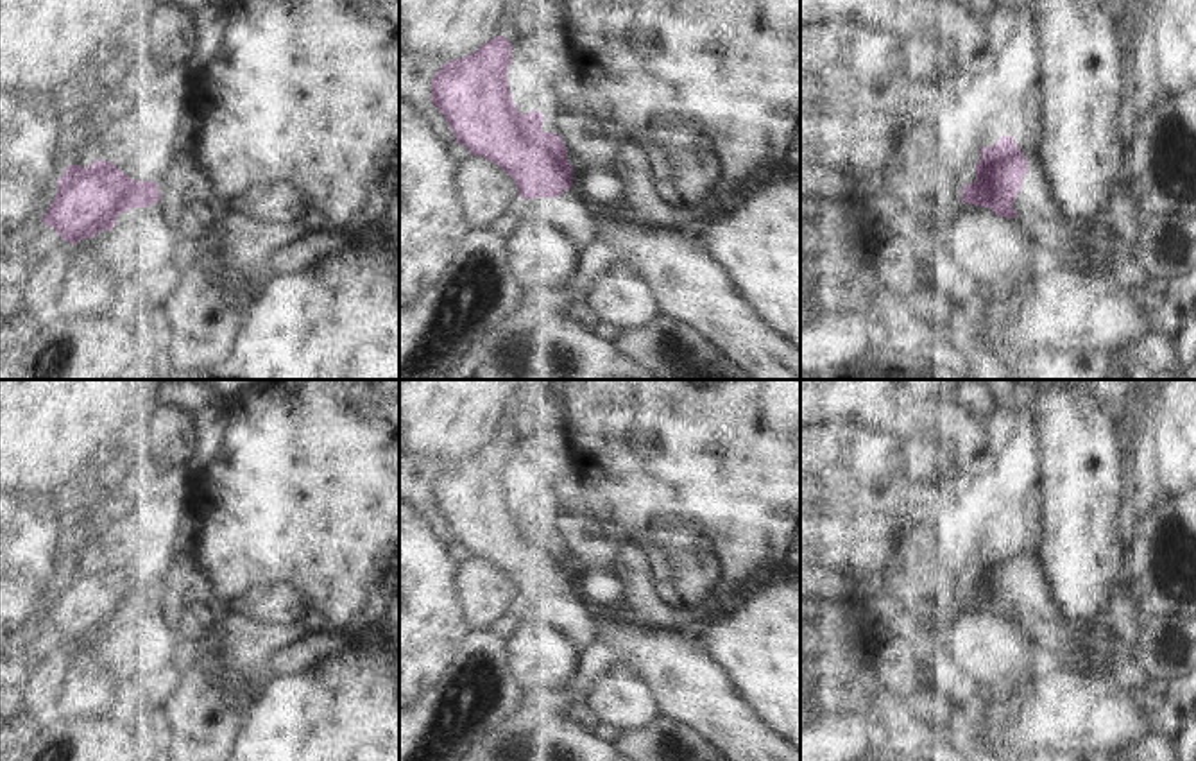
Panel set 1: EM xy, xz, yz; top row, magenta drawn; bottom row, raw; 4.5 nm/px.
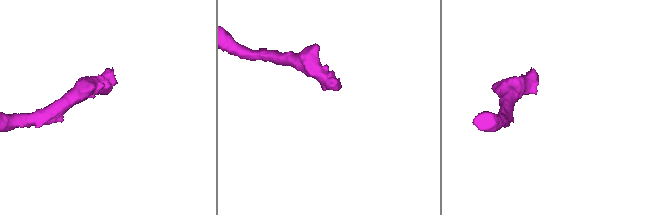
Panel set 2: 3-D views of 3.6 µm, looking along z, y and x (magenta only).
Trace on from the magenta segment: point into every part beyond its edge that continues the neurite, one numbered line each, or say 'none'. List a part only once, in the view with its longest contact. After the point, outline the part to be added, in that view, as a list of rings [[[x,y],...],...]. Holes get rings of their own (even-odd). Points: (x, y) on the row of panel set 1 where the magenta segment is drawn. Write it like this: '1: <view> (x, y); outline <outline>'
1: xz (572, 212); outline [[[566,190],[560,197],[521,199],[516,217],[530,222],[555,224],[564,229],[580,249],[602,238],[602,229],[587,192]]]

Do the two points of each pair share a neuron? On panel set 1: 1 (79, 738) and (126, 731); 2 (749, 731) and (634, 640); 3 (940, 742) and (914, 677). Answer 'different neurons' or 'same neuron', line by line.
1: same neuron
2: same neuron
3: same neuron

